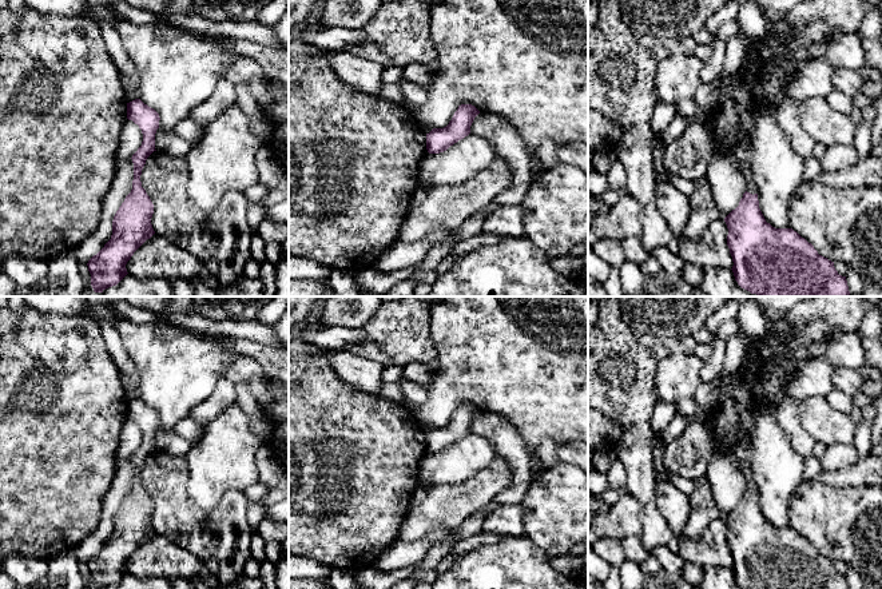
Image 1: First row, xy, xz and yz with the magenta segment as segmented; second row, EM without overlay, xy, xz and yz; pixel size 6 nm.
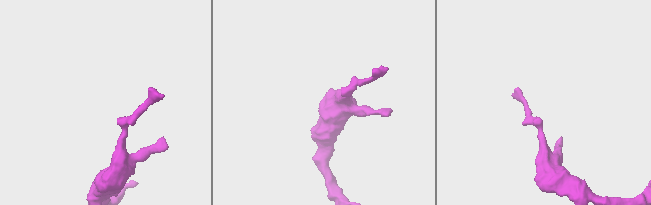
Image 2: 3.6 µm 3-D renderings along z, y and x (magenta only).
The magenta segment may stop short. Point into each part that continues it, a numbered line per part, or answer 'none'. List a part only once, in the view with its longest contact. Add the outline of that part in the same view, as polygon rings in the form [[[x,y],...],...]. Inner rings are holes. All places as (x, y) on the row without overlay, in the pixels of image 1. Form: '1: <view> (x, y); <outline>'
none

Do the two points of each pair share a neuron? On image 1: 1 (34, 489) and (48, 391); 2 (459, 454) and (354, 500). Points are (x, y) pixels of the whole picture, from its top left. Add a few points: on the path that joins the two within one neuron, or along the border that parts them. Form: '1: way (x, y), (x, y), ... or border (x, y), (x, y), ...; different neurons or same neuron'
1: way (34, 465), (34, 416); same neuron
2: border (428, 452), (420, 464), (418, 481); different neurons

